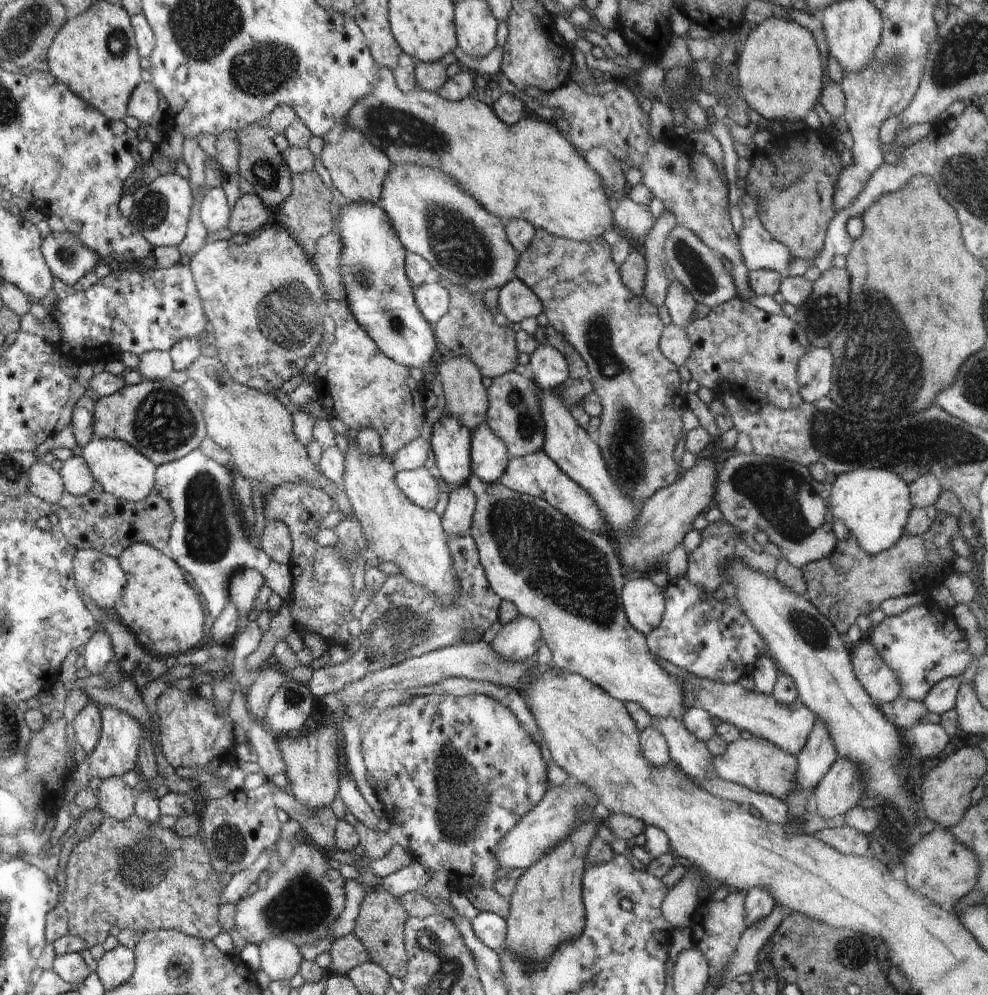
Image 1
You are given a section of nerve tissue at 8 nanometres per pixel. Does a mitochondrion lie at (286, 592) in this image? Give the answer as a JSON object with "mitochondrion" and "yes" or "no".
{"mitochondrion":"no"}

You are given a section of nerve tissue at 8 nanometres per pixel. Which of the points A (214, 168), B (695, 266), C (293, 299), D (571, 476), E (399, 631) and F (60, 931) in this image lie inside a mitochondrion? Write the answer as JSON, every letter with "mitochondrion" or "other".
{"A":"other","B":"mitochondrion","C":"mitochondrion","D":"other","E":"mitochondrion","F":"other"}

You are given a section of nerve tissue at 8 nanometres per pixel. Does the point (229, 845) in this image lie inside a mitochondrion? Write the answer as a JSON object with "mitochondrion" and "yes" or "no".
{"mitochondrion":"yes"}

